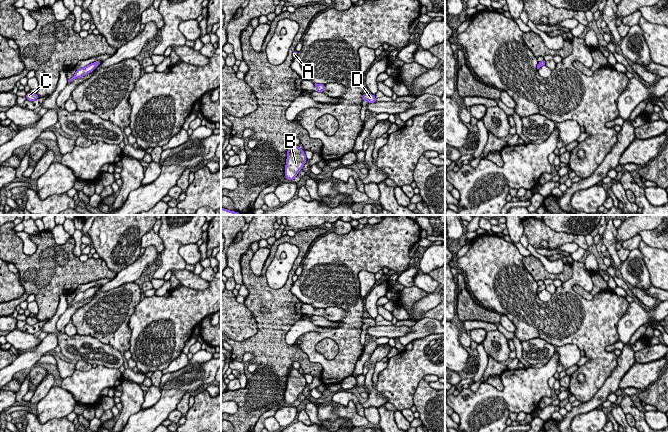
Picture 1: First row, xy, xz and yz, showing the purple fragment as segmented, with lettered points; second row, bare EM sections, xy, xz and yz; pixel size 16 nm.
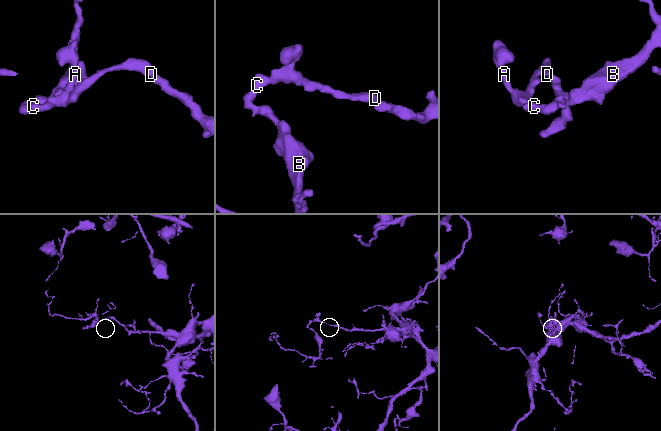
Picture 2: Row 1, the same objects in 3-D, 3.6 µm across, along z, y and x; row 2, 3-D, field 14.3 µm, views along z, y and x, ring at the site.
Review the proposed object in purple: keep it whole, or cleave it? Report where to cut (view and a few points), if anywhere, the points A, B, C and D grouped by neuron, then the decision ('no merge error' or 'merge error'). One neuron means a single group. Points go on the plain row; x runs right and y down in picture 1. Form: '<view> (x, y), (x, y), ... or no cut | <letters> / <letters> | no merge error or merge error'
no cut | A B C D | no merge error

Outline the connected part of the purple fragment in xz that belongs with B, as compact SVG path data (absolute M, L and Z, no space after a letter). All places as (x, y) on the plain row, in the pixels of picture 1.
M291 367L287 375L287 383L285 389L285 401L290 405L297 400L299 394L302 394L306 387L306 379L304 375L294 367Z

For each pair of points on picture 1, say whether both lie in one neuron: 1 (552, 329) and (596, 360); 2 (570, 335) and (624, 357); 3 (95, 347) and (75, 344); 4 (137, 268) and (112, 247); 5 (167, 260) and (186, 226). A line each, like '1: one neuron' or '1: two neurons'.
1: one neuron
2: two neurons
3: one neuron
4: two neurons
5: one neuron

